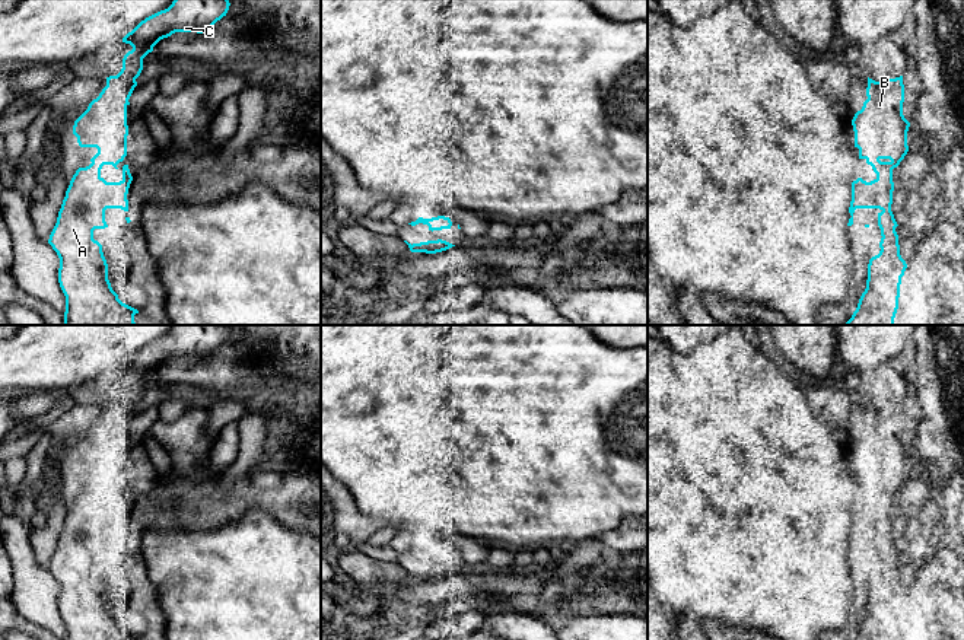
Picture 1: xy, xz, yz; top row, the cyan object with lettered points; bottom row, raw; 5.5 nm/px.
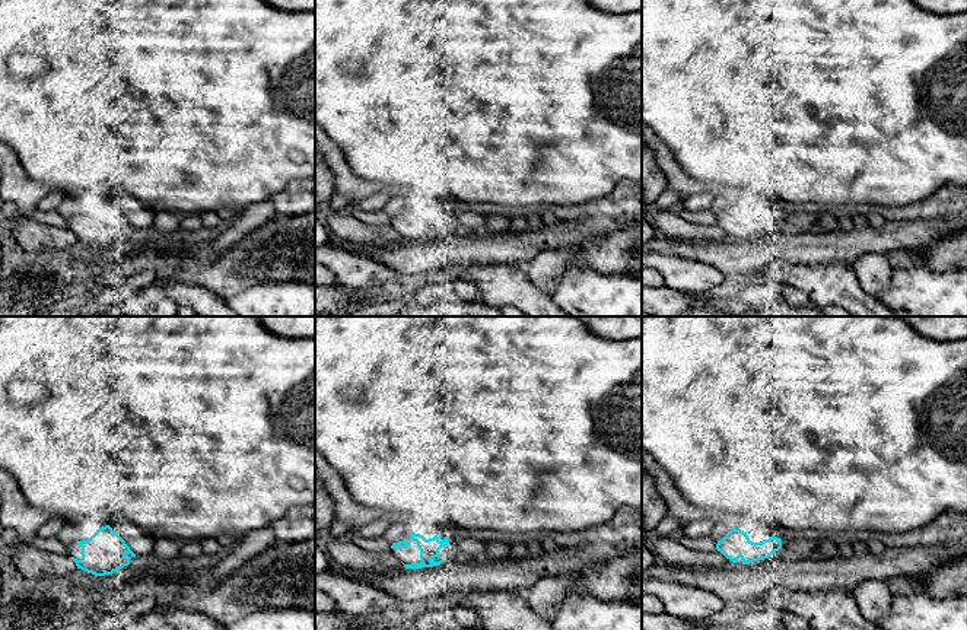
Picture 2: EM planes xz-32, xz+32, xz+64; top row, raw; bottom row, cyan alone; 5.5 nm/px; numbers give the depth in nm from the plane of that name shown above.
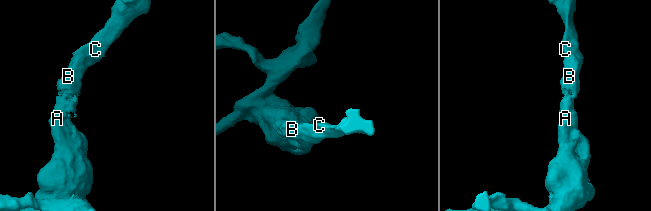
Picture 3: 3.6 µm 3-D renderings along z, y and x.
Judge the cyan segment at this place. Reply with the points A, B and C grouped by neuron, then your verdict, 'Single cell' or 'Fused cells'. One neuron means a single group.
Groups: A B C. Single cell

